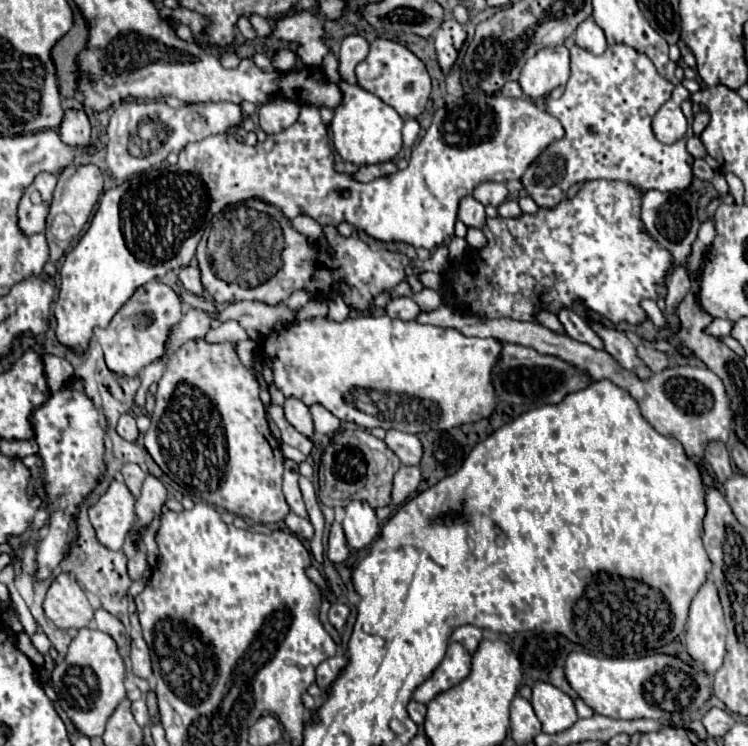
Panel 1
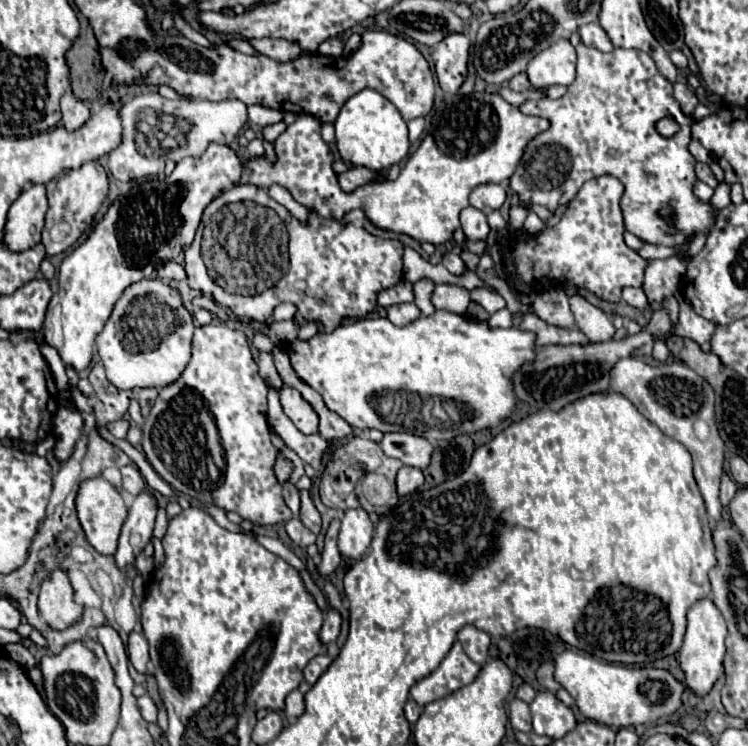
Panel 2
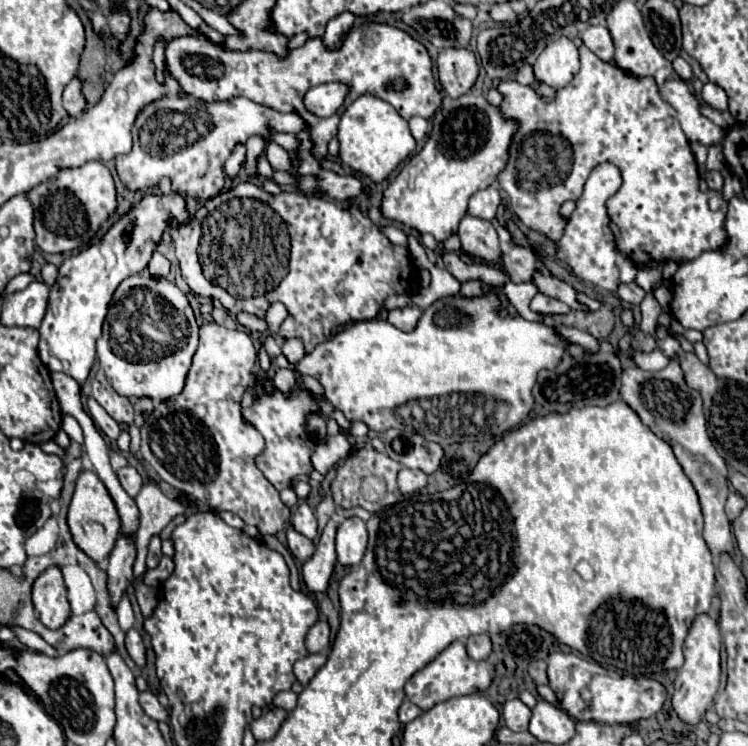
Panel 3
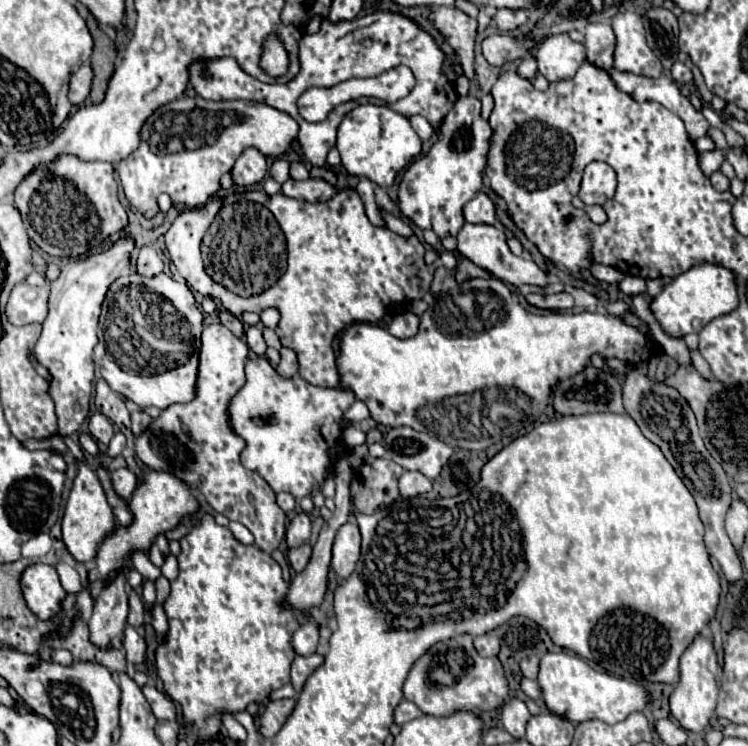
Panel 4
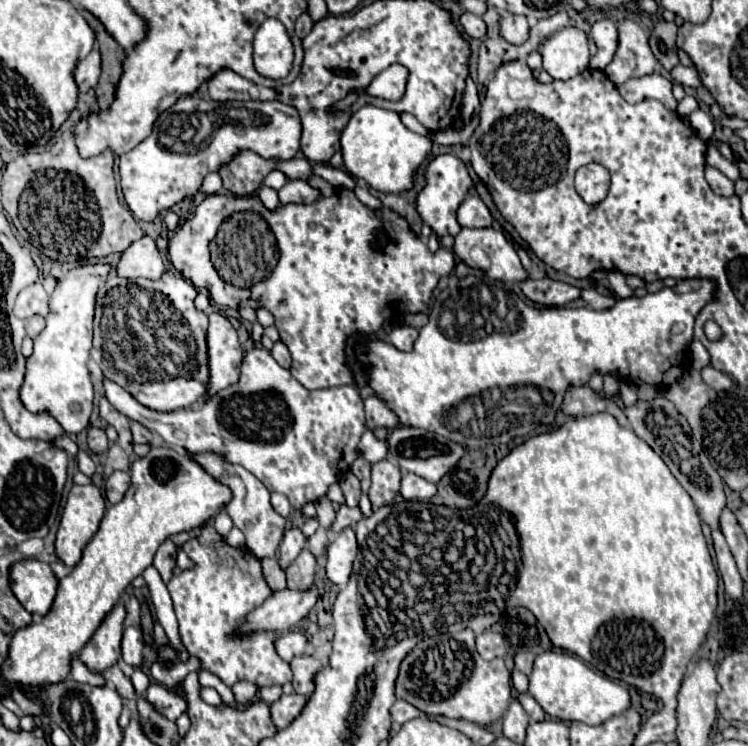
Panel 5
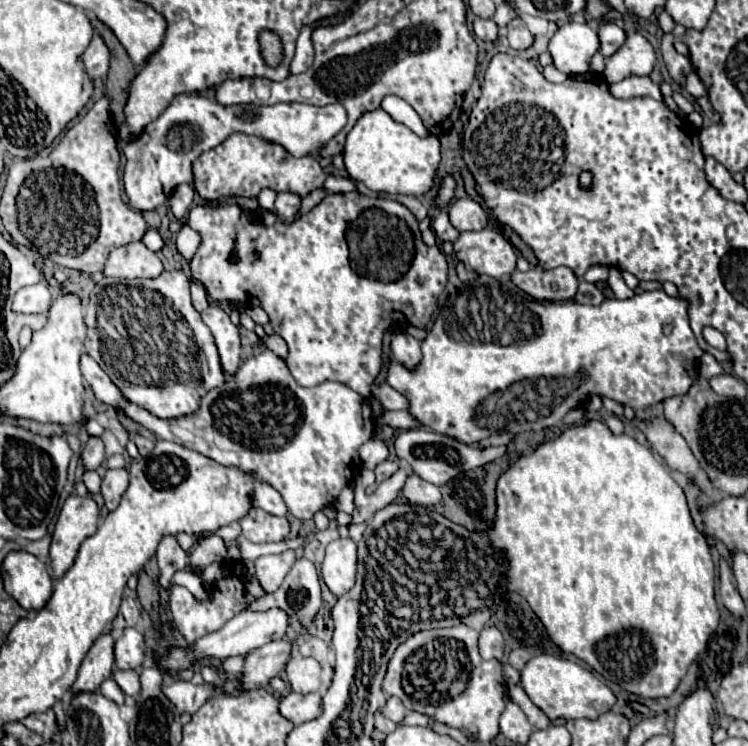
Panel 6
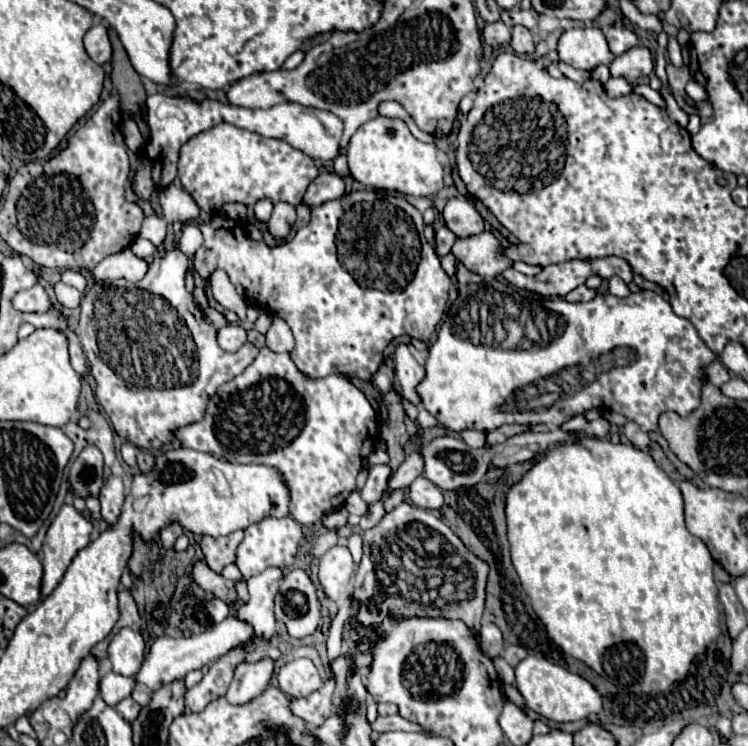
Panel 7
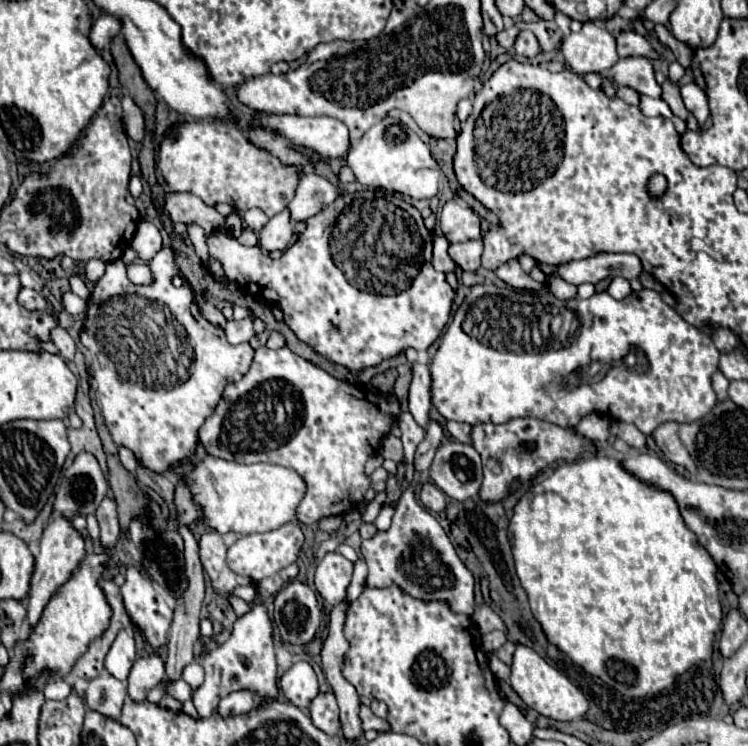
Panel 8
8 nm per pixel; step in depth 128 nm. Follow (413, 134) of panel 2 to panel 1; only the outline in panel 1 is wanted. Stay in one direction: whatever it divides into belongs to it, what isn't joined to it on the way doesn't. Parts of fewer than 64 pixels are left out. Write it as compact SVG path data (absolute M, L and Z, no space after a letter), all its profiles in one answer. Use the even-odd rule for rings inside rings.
M406 120L406 122L404 122L404 130L402 130L404 146L412 146L412 144L416 142L416 138L418 138L418 130L420 130L420 126L418 126L416 120Z

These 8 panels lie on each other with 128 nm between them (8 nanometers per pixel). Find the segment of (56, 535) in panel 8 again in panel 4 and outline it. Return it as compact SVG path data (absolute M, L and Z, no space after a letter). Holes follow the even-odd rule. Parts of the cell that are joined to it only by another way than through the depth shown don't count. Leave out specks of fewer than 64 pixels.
M76 460L76 480L64 510L64 518L62 518L62 538L66 548L70 550L70 554L78 560L78 562L90 562L96 558L100 542L110 536L116 528L116 520L114 520L114 512L110 508L110 504L106 502L106 494L102 490L102 484L96 476L96 472L92 468L88 468L86 462Z

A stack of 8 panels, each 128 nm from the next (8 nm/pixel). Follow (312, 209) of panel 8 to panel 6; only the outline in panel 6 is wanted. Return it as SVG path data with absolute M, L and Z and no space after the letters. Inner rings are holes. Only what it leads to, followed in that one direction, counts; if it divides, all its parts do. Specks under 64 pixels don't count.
M328 176L324 182L326 192L354 192L356 184L350 178L340 178L340 176Z

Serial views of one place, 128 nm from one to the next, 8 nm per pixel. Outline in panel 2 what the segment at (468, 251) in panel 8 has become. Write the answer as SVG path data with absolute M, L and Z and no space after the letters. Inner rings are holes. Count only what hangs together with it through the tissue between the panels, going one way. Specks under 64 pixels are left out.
M468 206L460 212L460 222L462 222L462 230L466 234L466 238L470 240L486 240L490 226L486 222L486 214L480 212L474 206ZM572 296L570 298L570 306L572 312L576 316L576 324L578 328L590 338L590 342L608 342L614 338L616 328L612 326L610 318L596 306L592 306L590 302L586 302L582 296Z

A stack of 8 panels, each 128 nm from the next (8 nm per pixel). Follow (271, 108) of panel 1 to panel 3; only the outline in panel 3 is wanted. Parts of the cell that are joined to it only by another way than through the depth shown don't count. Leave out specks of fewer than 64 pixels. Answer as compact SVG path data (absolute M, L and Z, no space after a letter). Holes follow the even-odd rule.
M276 142L266 144L266 156L268 156L268 162L272 164L274 170L288 170L290 154L282 146L278 146Z

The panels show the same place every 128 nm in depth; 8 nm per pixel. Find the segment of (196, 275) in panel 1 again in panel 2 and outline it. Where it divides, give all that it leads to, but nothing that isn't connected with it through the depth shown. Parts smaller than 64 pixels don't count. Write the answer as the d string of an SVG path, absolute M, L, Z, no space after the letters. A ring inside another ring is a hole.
M166 262L160 270L158 270L158 276L162 276L162 278L170 278L170 280L176 280L176 282L186 282L186 270L184 270L184 266L182 264L178 264L178 262Z

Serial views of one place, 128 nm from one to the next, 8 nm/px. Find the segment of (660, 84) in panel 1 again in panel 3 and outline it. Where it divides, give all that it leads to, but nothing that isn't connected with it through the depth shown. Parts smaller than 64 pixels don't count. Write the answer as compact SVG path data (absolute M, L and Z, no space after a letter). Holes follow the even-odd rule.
M584 44L578 48L580 50L580 70L578 74L574 76L574 80L560 88L556 92L556 100L546 104L540 100L540 96L530 88L530 86L522 86L518 84L516 80L506 80L506 82L500 82L498 84L498 90L504 94L504 100L500 104L500 110L504 110L504 116L508 118L516 118L520 120L520 130L516 132L516 138L512 140L512 150L510 150L510 160L508 160L508 166L506 170L498 176L498 182L502 186L502 190L508 194L510 198L510 206L514 210L514 214L532 230L538 230L542 232L546 238L550 240L558 240L560 234L564 232L564 218L558 216L558 210L562 206L562 202L566 200L578 200L580 194L582 194L582 186L586 182L586 178L590 176L590 172L598 166L598 164L604 164L604 162L610 162L610 164L616 164L622 172L622 194L614 194L610 200L608 200L608 216L612 216L612 222L620 228L620 238L616 240L618 246L620 246L620 252L628 254L628 258L632 258L632 262L636 264L646 264L650 260L656 260L656 262L668 262L668 260L676 260L676 262L688 262L688 260L694 260L696 256L700 256L704 250L718 250L720 246L724 246L724 218L726 218L726 208L728 204L722 202L720 208L716 210L710 210L710 196L712 192L700 192L698 188L698 182L700 182L700 174L698 174L698 166L696 166L696 160L694 160L694 154L690 150L690 144L688 144L688 138L686 134L682 132L680 128L680 122L676 118L676 110L662 98L660 90L658 90L658 84L654 82L652 76L644 76L644 78L638 78L626 70L622 70L620 66L616 64L610 64L610 62L602 62L592 50L588 50Z

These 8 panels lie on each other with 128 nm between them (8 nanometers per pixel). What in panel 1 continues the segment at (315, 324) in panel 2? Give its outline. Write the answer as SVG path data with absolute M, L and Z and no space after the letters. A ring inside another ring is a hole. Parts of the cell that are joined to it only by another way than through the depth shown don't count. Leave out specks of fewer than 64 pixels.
M334 296L334 298L330 298L328 302L330 302L330 304L328 304L328 306L330 306L328 318L338 318L340 322L348 318L348 314L350 314L350 310L352 310L352 308L350 308L350 306L340 298L340 296Z

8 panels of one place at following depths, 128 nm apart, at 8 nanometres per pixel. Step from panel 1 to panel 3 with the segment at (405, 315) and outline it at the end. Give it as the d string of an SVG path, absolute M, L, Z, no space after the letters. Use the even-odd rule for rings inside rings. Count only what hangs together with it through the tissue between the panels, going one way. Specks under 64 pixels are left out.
M406 306L406 308L398 308L398 310L390 310L388 312L388 322L394 324L396 328L410 332L416 328L416 322L420 318L420 310L416 306Z

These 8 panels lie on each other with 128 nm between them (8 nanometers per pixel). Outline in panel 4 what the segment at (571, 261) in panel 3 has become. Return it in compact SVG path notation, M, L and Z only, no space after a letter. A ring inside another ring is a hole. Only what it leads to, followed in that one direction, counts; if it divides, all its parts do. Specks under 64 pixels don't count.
M592 162L584 170L580 200L584 204L600 204L614 196L616 192L616 172L606 162ZM592 262L590 264L590 274L600 280L600 282L608 282L608 284L618 284L624 280L626 274L622 274L618 268L614 266L604 266L604 264L598 264L598 262Z

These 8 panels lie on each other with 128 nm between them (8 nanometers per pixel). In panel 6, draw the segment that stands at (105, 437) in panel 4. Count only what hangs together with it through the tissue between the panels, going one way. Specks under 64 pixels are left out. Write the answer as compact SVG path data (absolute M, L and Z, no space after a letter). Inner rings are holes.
M90 436L84 450L82 450L82 460L84 460L84 468L88 470L96 470L106 458L106 452L104 452L104 442L96 436Z

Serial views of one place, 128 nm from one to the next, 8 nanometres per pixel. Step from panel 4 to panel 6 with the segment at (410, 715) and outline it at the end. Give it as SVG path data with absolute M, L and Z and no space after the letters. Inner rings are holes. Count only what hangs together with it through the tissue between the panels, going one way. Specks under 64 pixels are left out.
M392 696L390 700L388 700L388 704L384 706L384 710L382 710L382 714L386 716L386 718L390 718L392 722L396 722L396 724L400 724L402 720L404 720L404 716L408 714L408 710L406 710L406 706L400 702L400 698L396 698L396 696Z

